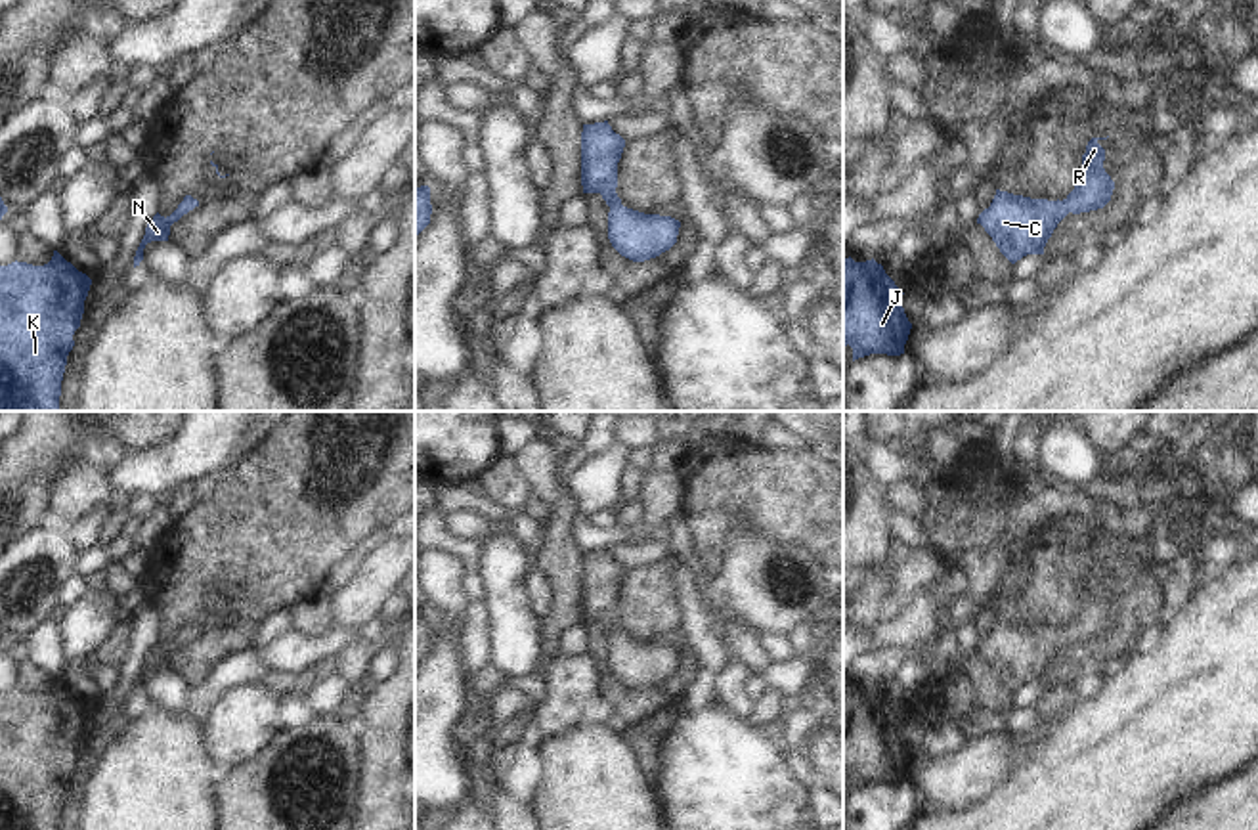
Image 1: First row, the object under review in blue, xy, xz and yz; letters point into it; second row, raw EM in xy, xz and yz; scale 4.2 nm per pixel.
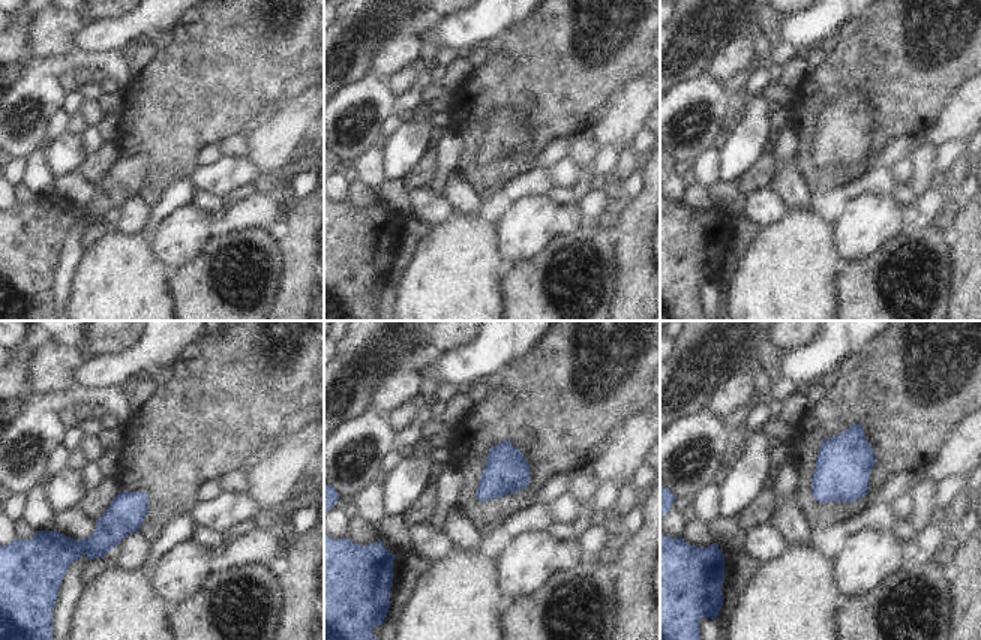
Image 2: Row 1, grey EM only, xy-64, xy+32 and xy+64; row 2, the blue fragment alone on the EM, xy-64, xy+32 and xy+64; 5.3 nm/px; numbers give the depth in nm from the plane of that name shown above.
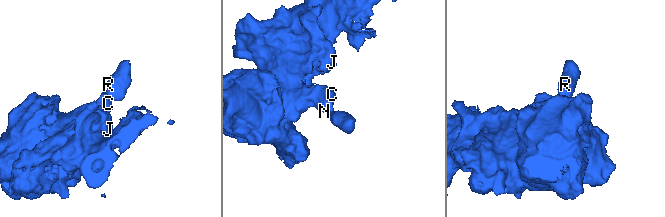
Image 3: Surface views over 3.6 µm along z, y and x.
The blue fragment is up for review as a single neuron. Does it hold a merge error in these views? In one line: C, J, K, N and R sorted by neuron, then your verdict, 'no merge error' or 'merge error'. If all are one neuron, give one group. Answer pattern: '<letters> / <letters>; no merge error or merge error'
C J K N R; no merge error

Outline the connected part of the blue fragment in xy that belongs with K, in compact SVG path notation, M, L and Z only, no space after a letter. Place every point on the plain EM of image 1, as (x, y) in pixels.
M57 679L44 694L0 694L0 830L59 830L67 784L75 775L92 708Z

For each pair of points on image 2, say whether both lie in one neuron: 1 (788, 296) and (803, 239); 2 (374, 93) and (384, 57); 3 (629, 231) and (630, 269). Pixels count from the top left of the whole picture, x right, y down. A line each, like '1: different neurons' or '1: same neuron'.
1: same neuron
2: different neurons
3: same neuron

